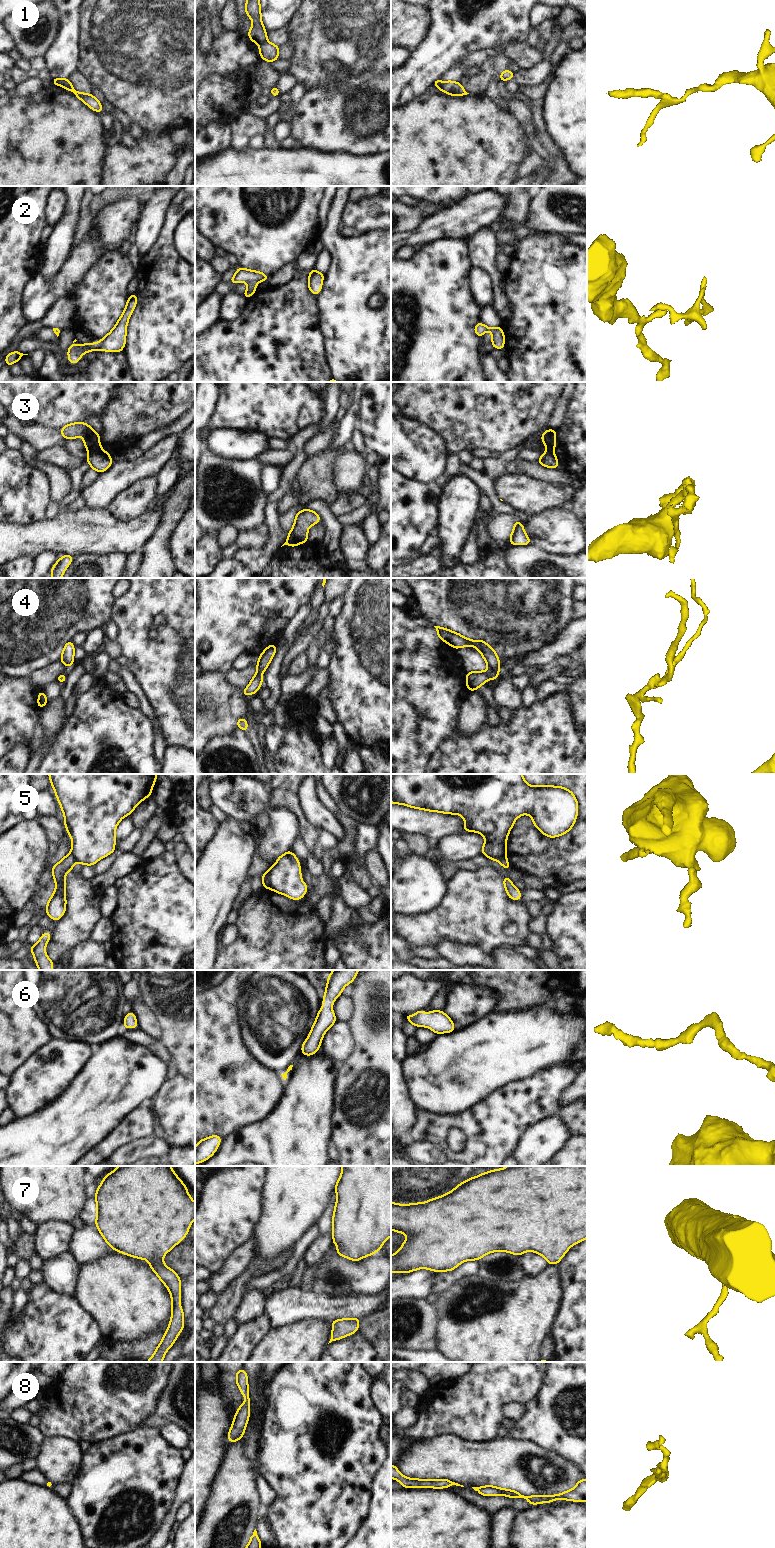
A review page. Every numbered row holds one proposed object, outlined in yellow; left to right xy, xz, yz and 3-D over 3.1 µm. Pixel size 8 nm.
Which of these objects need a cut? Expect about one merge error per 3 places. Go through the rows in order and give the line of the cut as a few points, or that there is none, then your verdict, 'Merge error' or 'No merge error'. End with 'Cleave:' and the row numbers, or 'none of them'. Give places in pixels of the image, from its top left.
1: Split along yz (443, 83), (441, 90). Merge error
2: Split along xz (249, 284), (254, 286). Merge error
3: Split along xy (104, 452), (94, 452), (89, 455). Merge error
4: No split. No merge error
5: Split along xz (265, 873), (270, 887). Merge error
6: No split. No merge error
7: No split. No merge error
8: No split. No merge error
Cleave: 1, 2, 3, 5.

